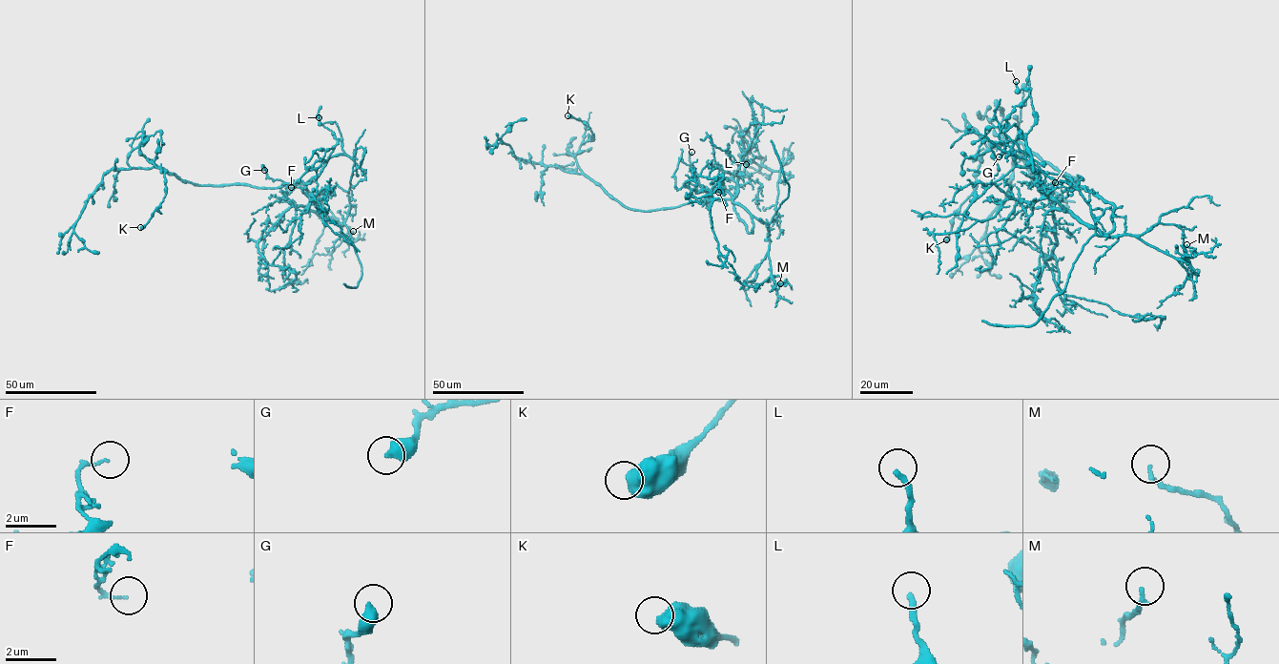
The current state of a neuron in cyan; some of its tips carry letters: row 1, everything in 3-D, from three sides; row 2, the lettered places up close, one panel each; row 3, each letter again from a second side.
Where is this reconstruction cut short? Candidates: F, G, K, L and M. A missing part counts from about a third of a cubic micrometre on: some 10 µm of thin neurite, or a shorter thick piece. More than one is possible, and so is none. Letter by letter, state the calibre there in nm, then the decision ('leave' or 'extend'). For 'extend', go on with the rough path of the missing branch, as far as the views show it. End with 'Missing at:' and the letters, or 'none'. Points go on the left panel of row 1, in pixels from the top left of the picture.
F: 80 nm | leave
G: 480 nm | leave
K: 650 nm | leave
L: 220 nm | leave
M: 180 nm | leave
Missing at: none

